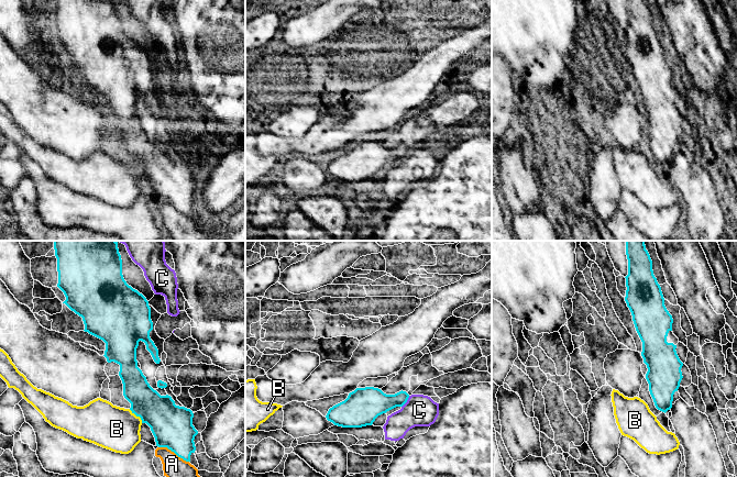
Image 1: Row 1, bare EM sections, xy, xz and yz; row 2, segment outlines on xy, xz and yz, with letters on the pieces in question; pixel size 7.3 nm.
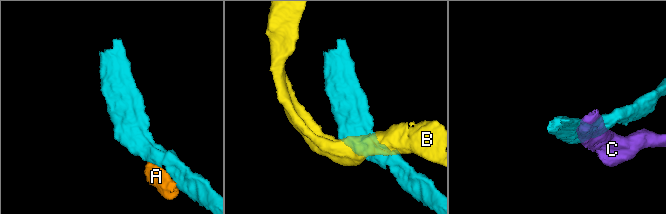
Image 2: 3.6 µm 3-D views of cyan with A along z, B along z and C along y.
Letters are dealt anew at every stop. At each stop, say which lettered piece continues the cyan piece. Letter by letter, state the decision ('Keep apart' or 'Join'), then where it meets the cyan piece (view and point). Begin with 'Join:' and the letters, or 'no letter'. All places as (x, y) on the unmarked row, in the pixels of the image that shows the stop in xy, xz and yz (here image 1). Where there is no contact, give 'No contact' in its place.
Join: no letter
A: Keep apart. Touches cyan at xy (174, 206)
B: Keep apart. Touches cyan at xy (136, 169)
C: Keep apart. Touches cyan at xz (406, 155)

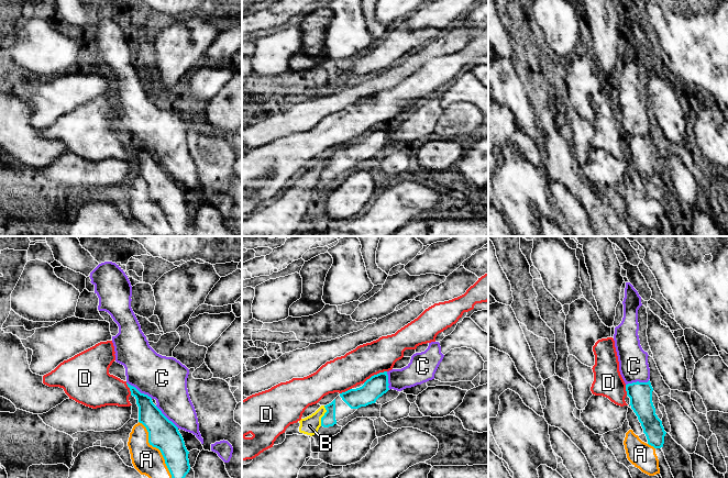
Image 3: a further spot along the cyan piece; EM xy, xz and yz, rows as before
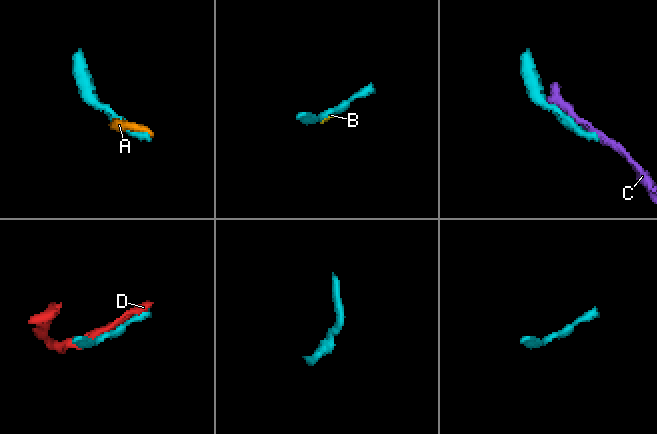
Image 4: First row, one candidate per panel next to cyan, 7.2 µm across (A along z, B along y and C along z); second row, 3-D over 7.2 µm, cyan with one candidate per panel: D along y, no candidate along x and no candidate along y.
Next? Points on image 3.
Join: no letter
A: Keep apart. Touches cyan at xy (158, 202)
B: Keep apart. Touches cyan at xz (323, 169)
C: Keep apart. Touches cyan at xy (139, 145)
D: Keep apart. Touches cyan at xz (374, 129)

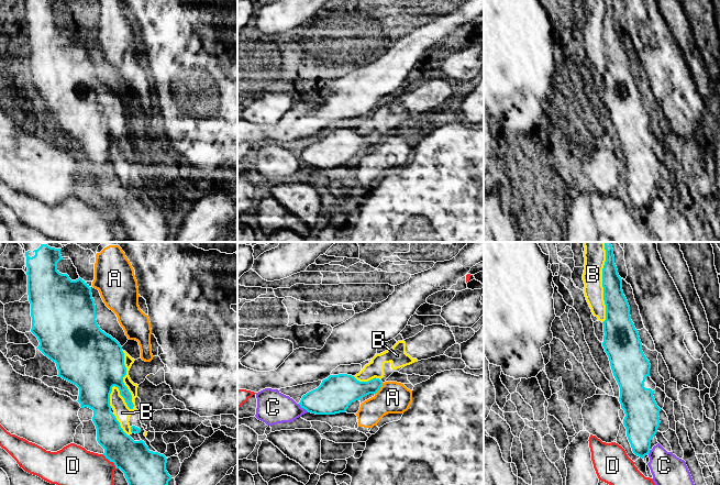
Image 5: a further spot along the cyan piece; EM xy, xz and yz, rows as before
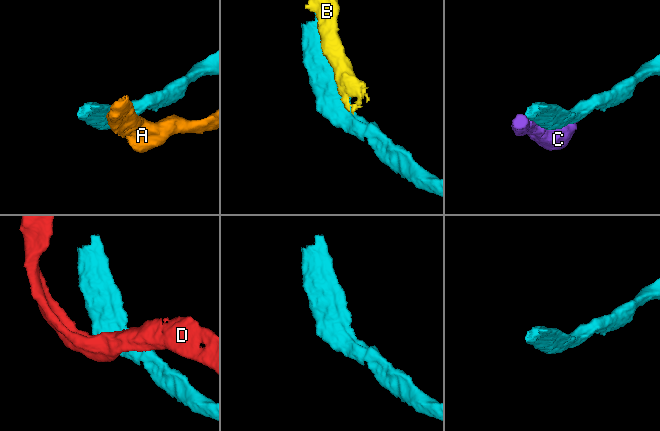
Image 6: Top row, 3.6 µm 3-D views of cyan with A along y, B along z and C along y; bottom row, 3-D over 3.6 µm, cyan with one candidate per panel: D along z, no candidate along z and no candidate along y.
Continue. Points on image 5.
Join: no letter
A: Keep apart. Touches cyan at xz (379, 142)
B: Keep apart. Touches cyan at xy (122, 133)
C: Keep apart. Touches cyan at xz (303, 162)
D: Keep apart. Touches cyan at xy (110, 215)

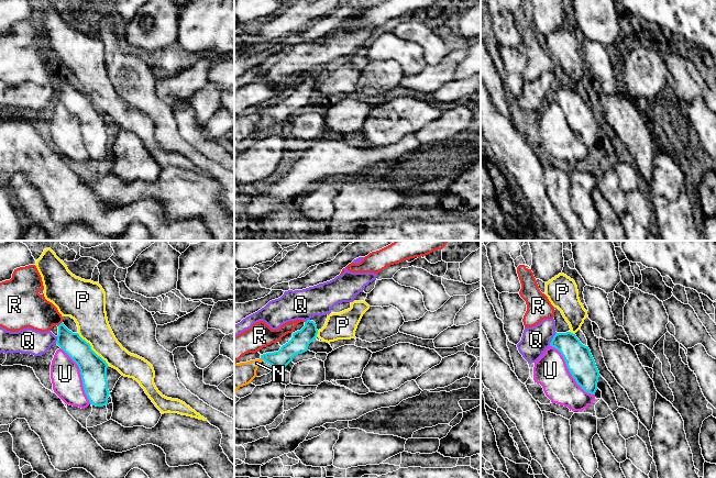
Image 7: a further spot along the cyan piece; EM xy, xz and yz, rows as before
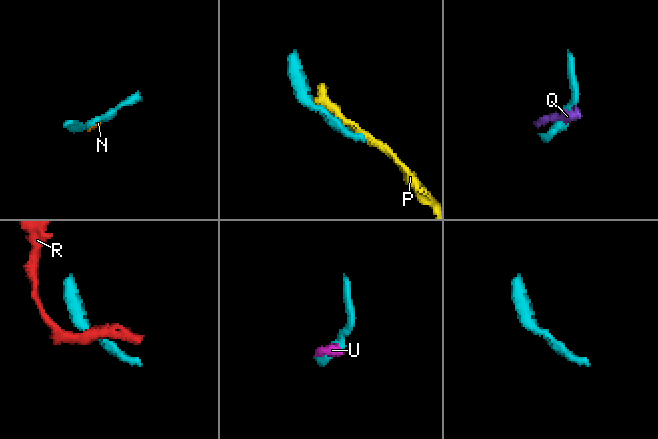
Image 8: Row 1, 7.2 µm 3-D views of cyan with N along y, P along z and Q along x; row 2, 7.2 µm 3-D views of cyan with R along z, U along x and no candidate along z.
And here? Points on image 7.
Join: no letter
N: Keep apart. Touches cyan at xz (262, 112)
P: Keep apart. Touches cyan at xy (90, 102)
Q: Keep apart. Touches cyan at yz (552, 92)
R: Keep apart. Touches cyan at xy (61, 77)
U: Keep apart. Touches cyan at yz (569, 124)

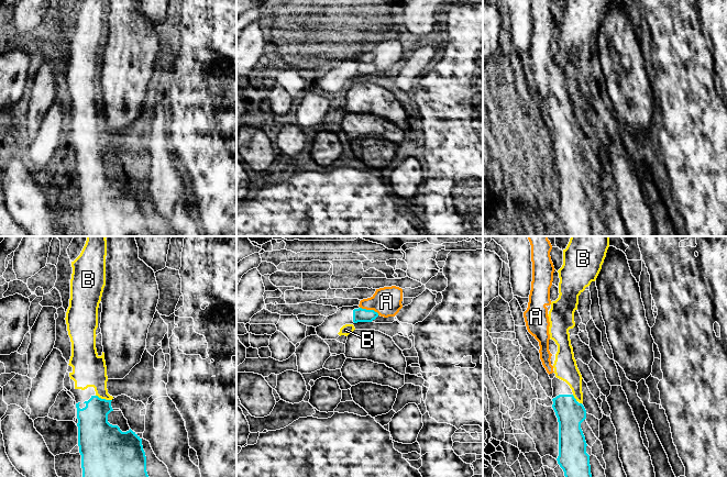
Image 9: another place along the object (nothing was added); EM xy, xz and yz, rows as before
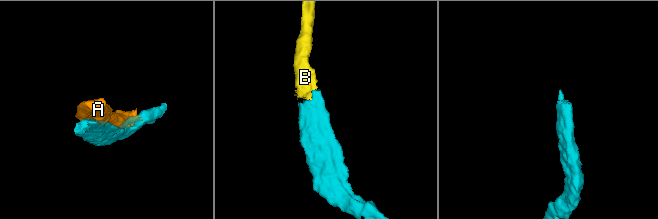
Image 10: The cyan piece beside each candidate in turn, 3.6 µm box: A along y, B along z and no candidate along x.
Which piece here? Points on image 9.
Join: B
A: Keep apart. Touches cyan at xz (370, 64)
B: Join. Touches cyan at xy (103, 153)

